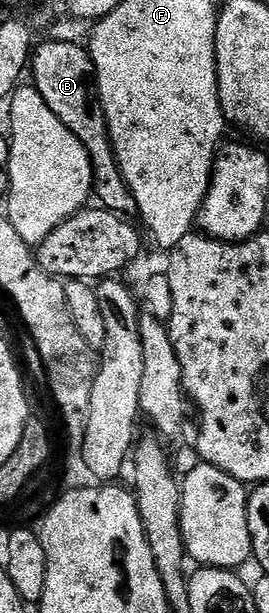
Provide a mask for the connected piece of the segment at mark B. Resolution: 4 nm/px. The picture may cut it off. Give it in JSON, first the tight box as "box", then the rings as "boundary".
{"box":[29,40,138,218],"boundary":[[[51,40],[34,49],[29,61],[30,75],[35,75],[34,91],[65,122],[65,126],[85,146],[91,159],[93,177],[93,196],[108,212],[118,212],[131,218],[138,213],[137,198],[124,178],[115,157],[115,143],[111,140],[111,131],[107,125],[107,116],[97,95],[97,77],[95,61],[88,49],[79,44],[70,44],[67,40]]]}

